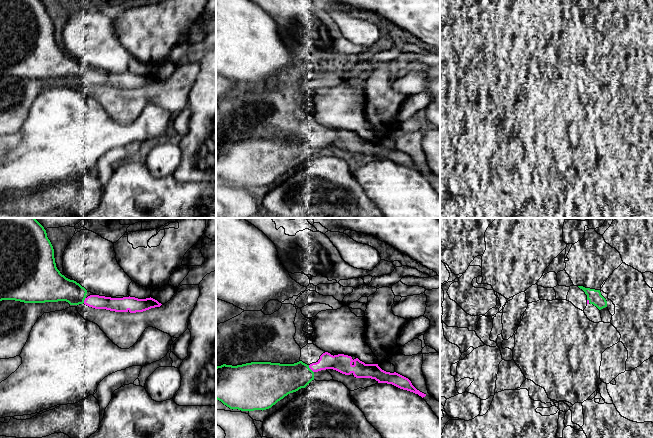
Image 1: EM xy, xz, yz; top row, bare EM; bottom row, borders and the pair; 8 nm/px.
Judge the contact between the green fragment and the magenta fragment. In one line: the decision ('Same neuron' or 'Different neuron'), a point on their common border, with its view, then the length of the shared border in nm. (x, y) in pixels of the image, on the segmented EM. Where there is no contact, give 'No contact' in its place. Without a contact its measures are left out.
Same neuron. Touches green at xz (310, 369). Shared border 80 nm

